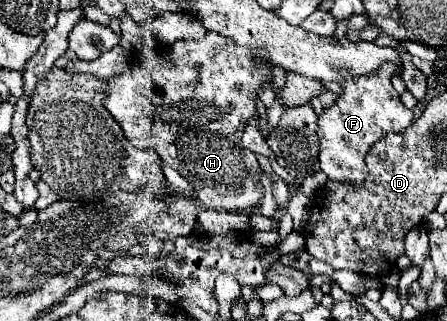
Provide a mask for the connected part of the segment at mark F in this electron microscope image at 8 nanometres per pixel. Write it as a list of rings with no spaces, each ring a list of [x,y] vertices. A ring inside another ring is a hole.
[[[389,62],[379,68],[373,76],[353,76],[351,72],[343,72],[347,82],[341,84],[343,94],[337,98],[337,102],[327,108],[319,116],[319,130],[317,136],[321,140],[319,146],[319,168],[325,172],[329,180],[337,180],[351,186],[361,186],[367,176],[367,164],[365,156],[371,146],[391,132],[403,132],[413,120],[413,110],[407,110],[395,88],[391,86],[391,76],[397,68]]]

